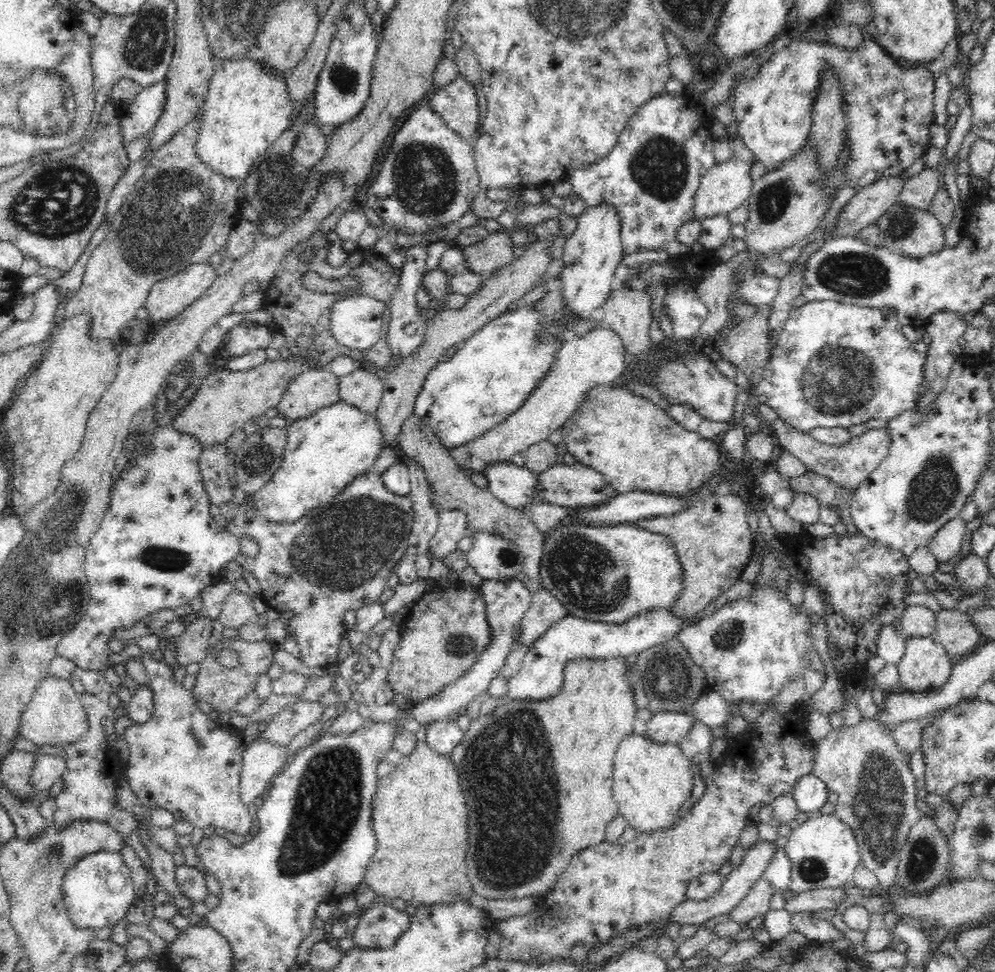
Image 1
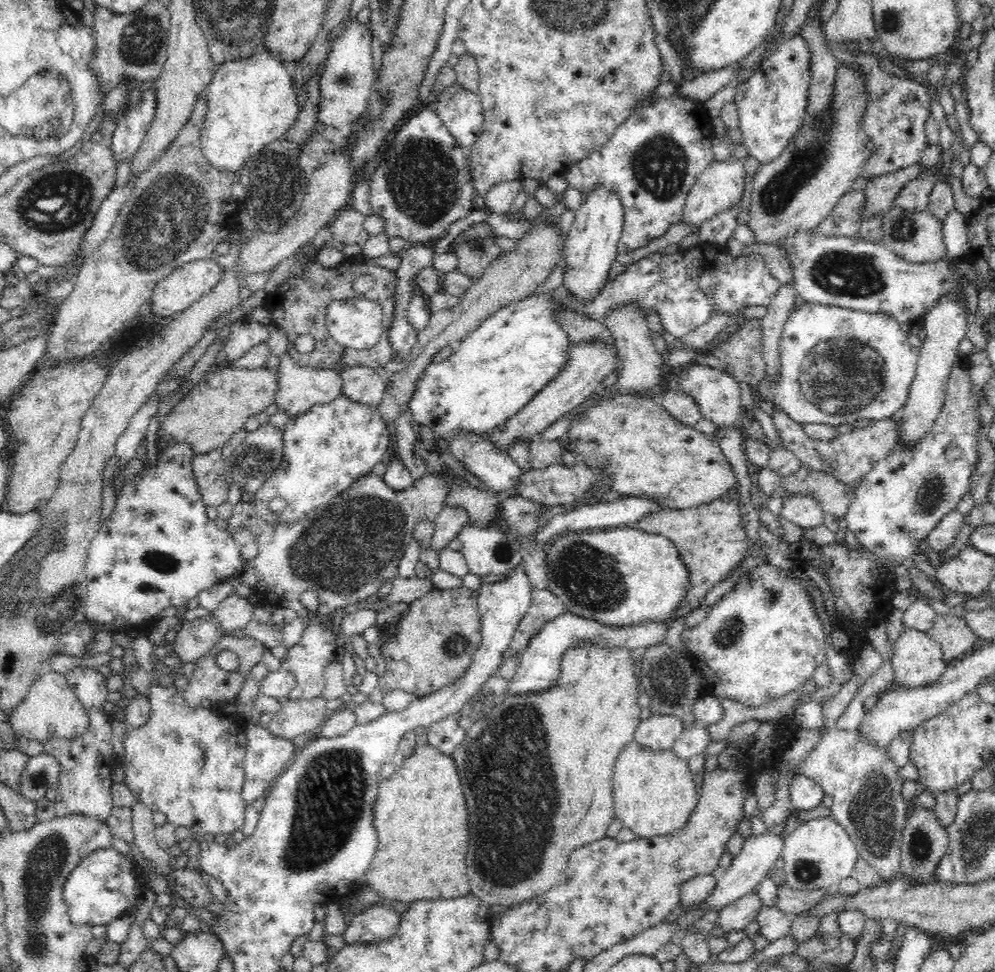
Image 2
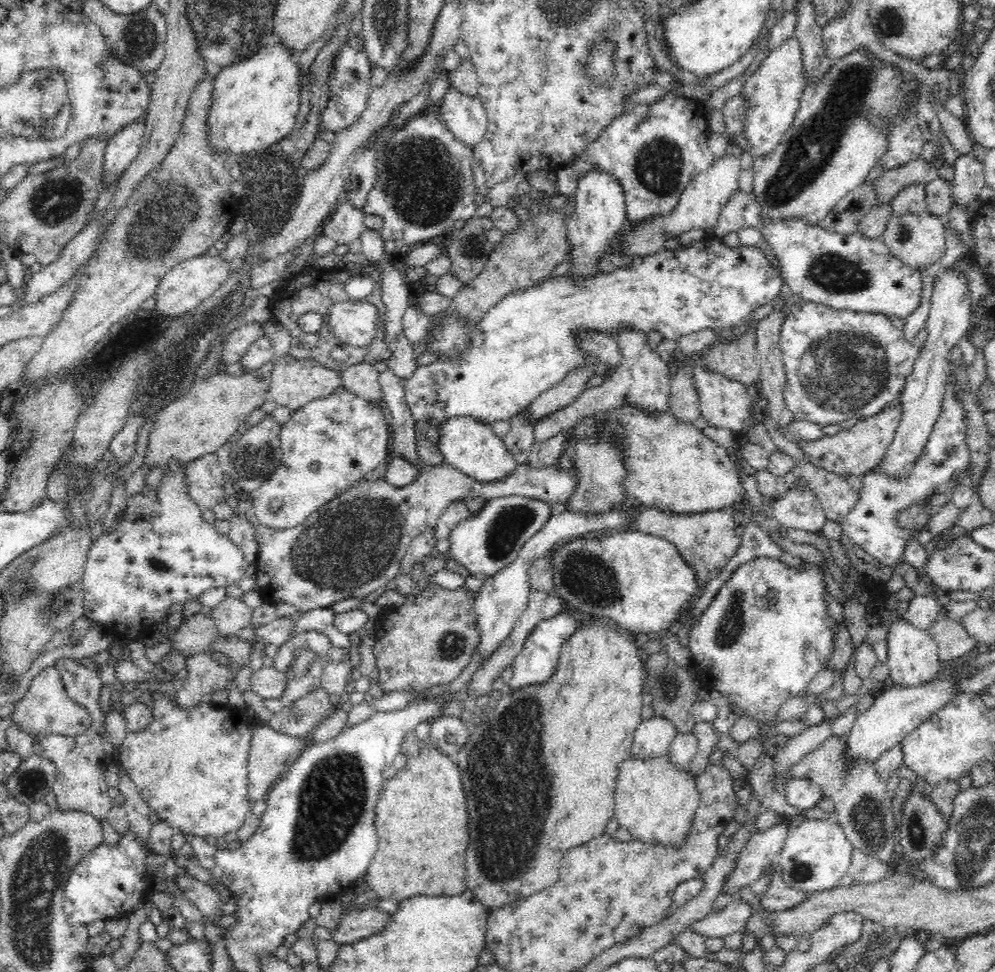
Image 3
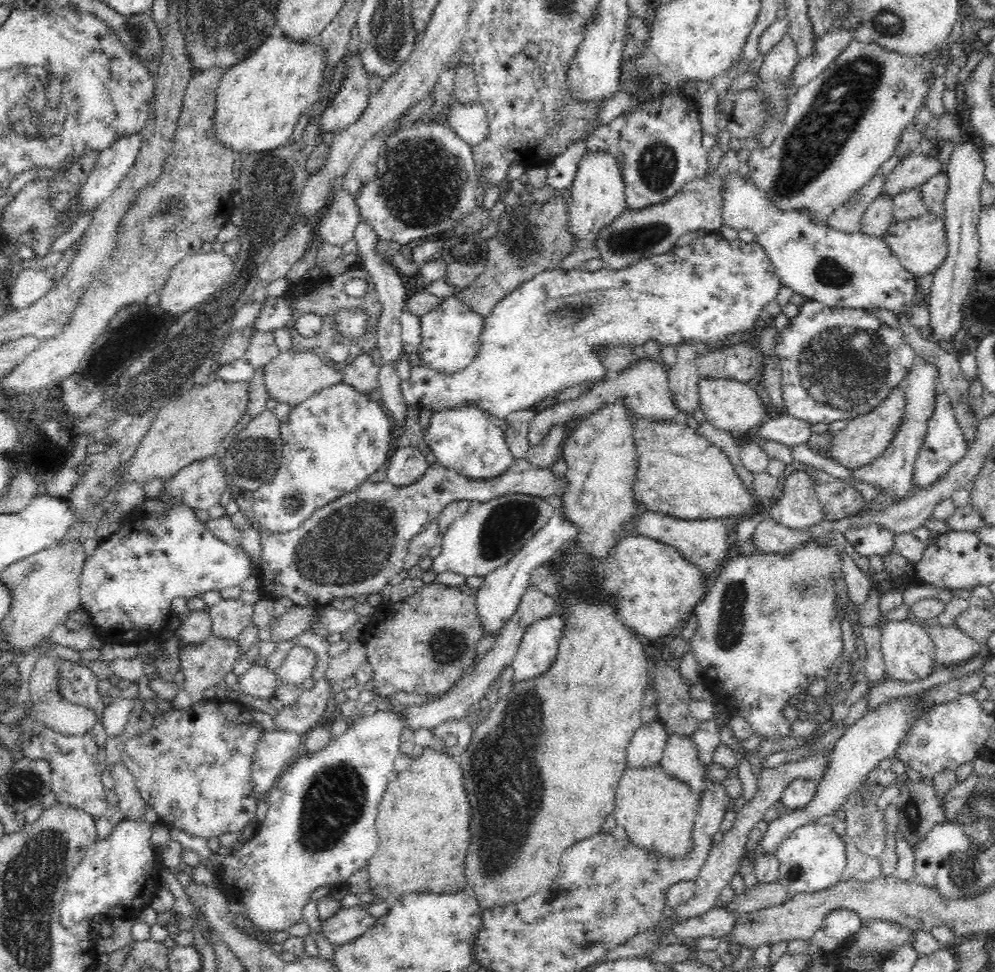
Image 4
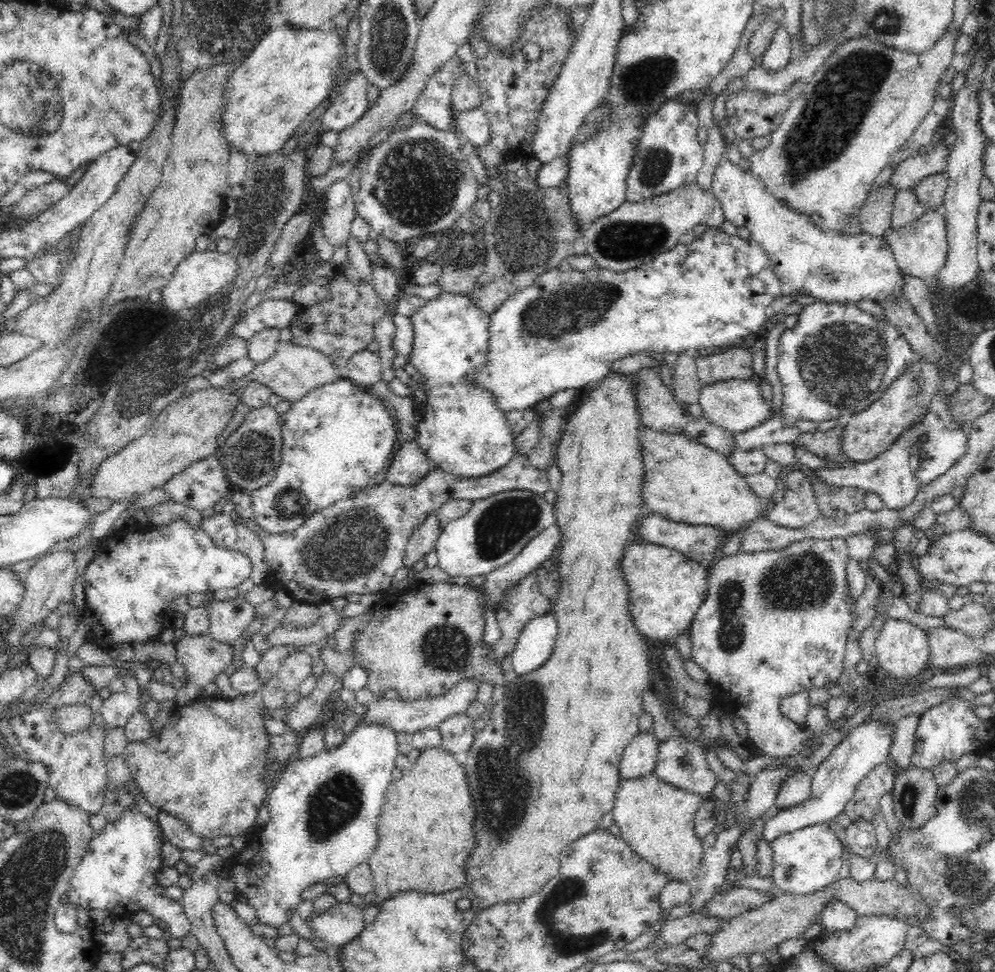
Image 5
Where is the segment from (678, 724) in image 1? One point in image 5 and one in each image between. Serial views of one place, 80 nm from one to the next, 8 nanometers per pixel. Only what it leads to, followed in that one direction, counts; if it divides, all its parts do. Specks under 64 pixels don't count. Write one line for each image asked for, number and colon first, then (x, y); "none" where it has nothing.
2: (659, 732)
3: (652, 739)
4: (646, 748)
5: (639, 759)

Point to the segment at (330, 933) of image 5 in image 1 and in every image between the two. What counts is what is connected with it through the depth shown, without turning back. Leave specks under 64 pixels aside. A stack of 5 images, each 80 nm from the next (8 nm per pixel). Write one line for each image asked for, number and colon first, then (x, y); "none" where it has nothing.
1: (380, 925)
2: (374, 924)
3: (359, 923)
4: (348, 924)

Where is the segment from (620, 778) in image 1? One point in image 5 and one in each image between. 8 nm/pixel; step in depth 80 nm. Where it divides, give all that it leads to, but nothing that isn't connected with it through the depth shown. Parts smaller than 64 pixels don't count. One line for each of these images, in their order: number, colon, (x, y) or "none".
2: (654, 792)
3: (656, 801)
4: (658, 812)
5: (657, 820)

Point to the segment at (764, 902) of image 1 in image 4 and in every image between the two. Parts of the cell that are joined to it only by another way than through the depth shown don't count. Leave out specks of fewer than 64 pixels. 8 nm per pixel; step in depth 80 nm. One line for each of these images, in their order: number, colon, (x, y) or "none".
2: (734, 917)
3: (731, 919)
4: (715, 923)

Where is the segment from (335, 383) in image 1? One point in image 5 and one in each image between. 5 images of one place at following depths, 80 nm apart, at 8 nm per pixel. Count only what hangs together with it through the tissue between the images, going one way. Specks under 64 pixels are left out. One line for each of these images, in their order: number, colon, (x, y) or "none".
2: (299, 387)
3: (294, 382)
4: (291, 377)
5: (294, 370)

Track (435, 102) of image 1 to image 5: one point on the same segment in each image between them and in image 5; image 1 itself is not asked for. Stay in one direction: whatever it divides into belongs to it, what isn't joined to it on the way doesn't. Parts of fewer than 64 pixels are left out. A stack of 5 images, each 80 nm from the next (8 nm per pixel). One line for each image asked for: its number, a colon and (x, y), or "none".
2: (461, 111)
3: (466, 117)
4: (470, 122)
5: (473, 126)

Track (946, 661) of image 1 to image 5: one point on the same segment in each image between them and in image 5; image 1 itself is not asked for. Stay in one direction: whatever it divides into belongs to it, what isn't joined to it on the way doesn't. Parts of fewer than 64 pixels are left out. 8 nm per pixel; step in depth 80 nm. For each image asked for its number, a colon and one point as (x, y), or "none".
2: (918, 660)
3: (913, 660)
4: (909, 654)
5: (903, 649)

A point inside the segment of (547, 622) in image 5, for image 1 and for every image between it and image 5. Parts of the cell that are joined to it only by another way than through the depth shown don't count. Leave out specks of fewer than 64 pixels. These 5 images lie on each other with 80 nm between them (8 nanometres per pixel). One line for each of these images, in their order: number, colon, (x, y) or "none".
1: (541, 676)
2: (540, 664)
3: (536, 664)
4: (539, 646)

